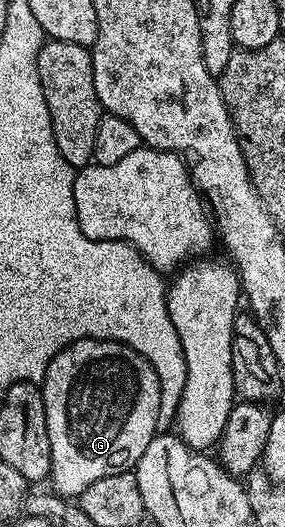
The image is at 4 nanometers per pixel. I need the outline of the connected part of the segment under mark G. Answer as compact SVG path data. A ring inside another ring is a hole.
M75 340L52 358L40 387L52 454L48 480L60 496L78 498L100 478L131 471L158 432L158 375L127 344Z

